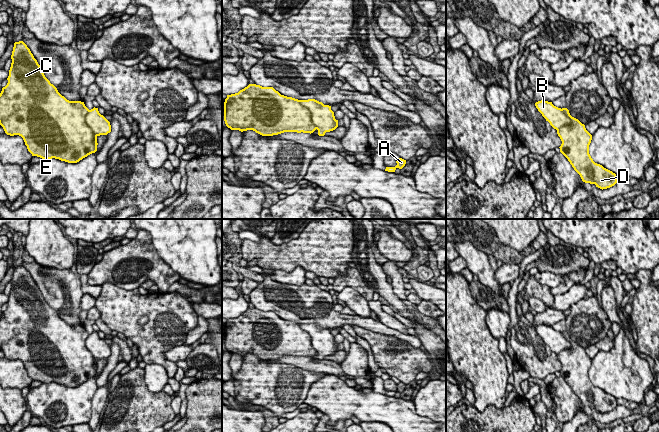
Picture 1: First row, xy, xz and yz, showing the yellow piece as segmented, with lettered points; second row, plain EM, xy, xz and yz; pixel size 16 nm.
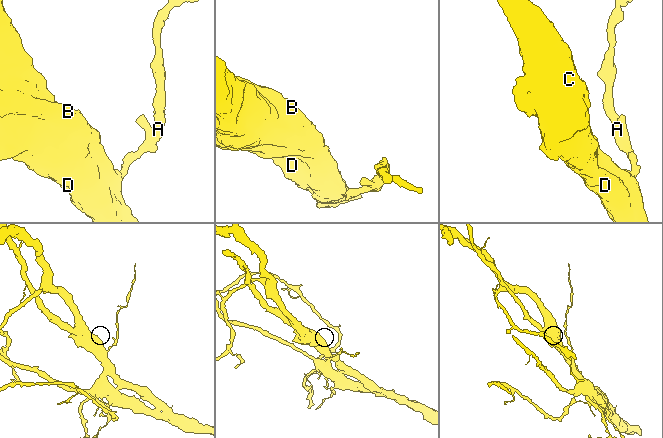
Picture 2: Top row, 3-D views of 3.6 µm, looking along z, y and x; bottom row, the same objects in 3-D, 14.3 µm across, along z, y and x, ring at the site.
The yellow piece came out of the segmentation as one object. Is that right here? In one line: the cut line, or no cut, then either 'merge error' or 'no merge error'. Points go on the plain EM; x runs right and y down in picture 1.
cut in xz along (298, 324), (310, 336), (311, 345), (317, 352); merge error

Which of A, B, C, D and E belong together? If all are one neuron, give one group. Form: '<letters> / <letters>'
A B / C D E

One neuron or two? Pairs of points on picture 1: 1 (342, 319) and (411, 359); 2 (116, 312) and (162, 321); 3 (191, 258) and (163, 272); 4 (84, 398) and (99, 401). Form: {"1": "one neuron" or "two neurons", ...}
{"1": "two neurons", "2": "one neuron", "3": "two neurons", "4": "two neurons"}

